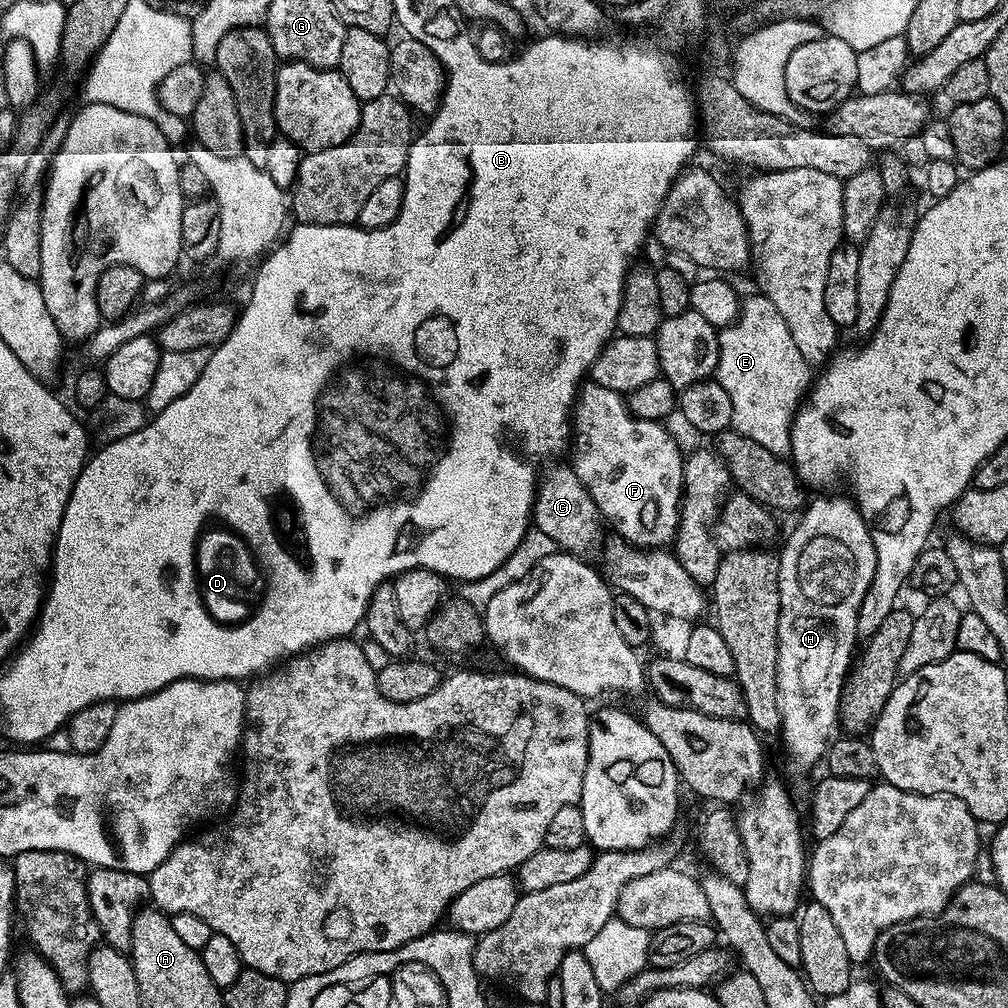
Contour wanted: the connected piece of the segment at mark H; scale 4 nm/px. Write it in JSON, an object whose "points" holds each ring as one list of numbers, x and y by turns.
{"points":[[820,494,817,500,809,499,806,507,799,513,800,521,796,529,788,536,784,549,778,552,780,565,778,566,778,598,780,599,780,617,778,618,778,710,780,711,779,739,784,739,784,748,792,759,796,768,812,768,816,763,825,759,830,741,837,735,840,723,840,697,844,695,844,686,853,667,852,651,856,648,858,637,856,627,858,626,858,610,862,606,862,598,870,590,870,582,874,578,876,569,876,551,872,541,872,531,864,520,859,508,851,499,844,496,828,496,832,494]]}

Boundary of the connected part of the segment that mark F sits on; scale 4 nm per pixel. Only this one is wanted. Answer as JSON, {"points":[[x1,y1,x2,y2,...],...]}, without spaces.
{"points":[[591,382,581,383,579,393,574,405,574,411,571,418,572,431,574,433,574,451,571,453,571,467,575,468,578,478,582,482,582,486,586,486,586,490,594,498,594,502,598,506,601,517,605,521,608,520,616,527,615,532,621,539,627,540,629,544,634,544,640,548,649,550,660,550,665,546,671,545,676,538,676,527,680,525,680,505,681,504,660,504,660,500,656,499,656,452,677,452,680,448,675,444,674,438,667,432,663,423,659,420,643,420,638,418,628,409,628,401,621,393,610,390,606,386,598,386]]}

